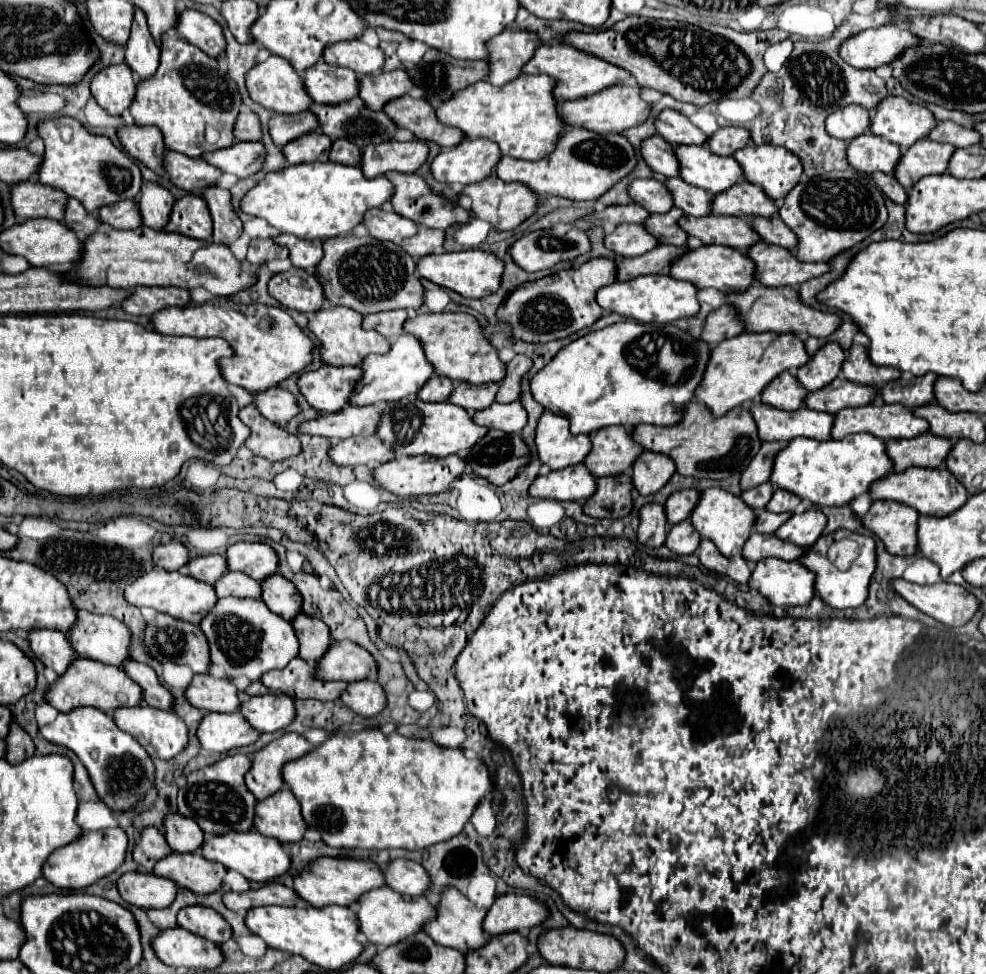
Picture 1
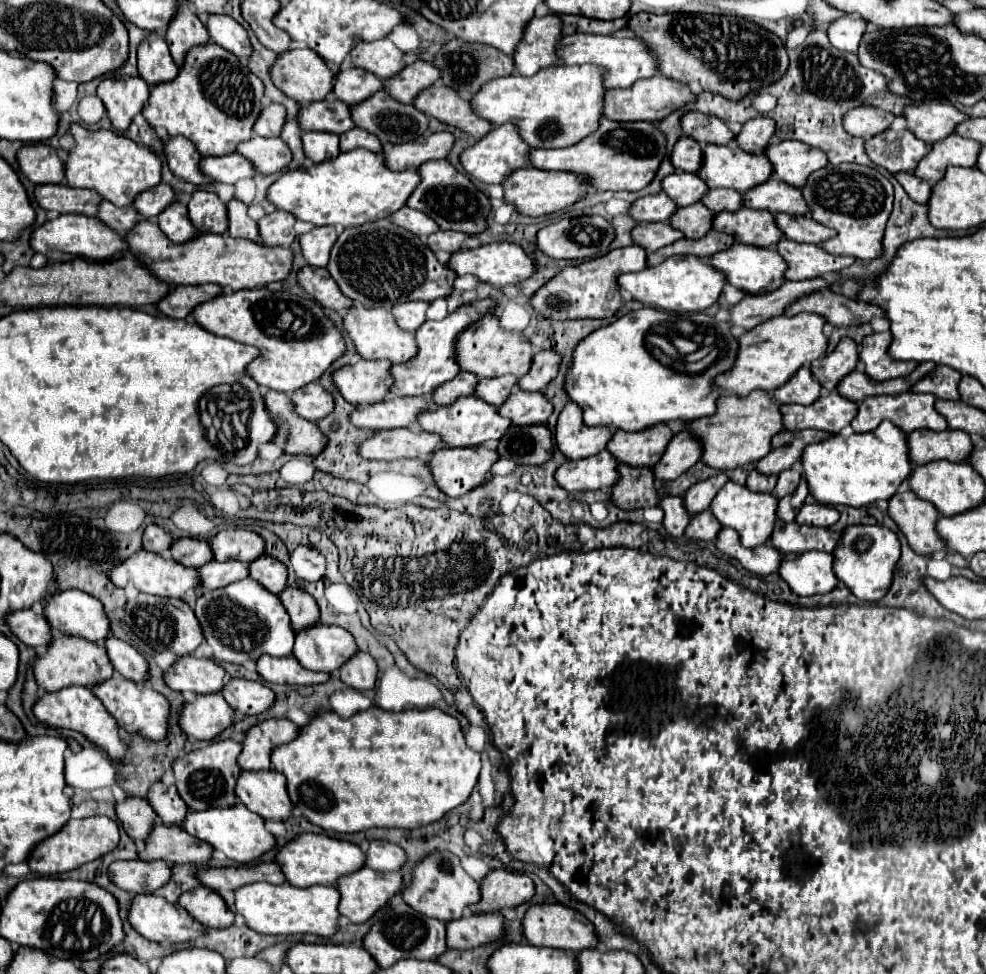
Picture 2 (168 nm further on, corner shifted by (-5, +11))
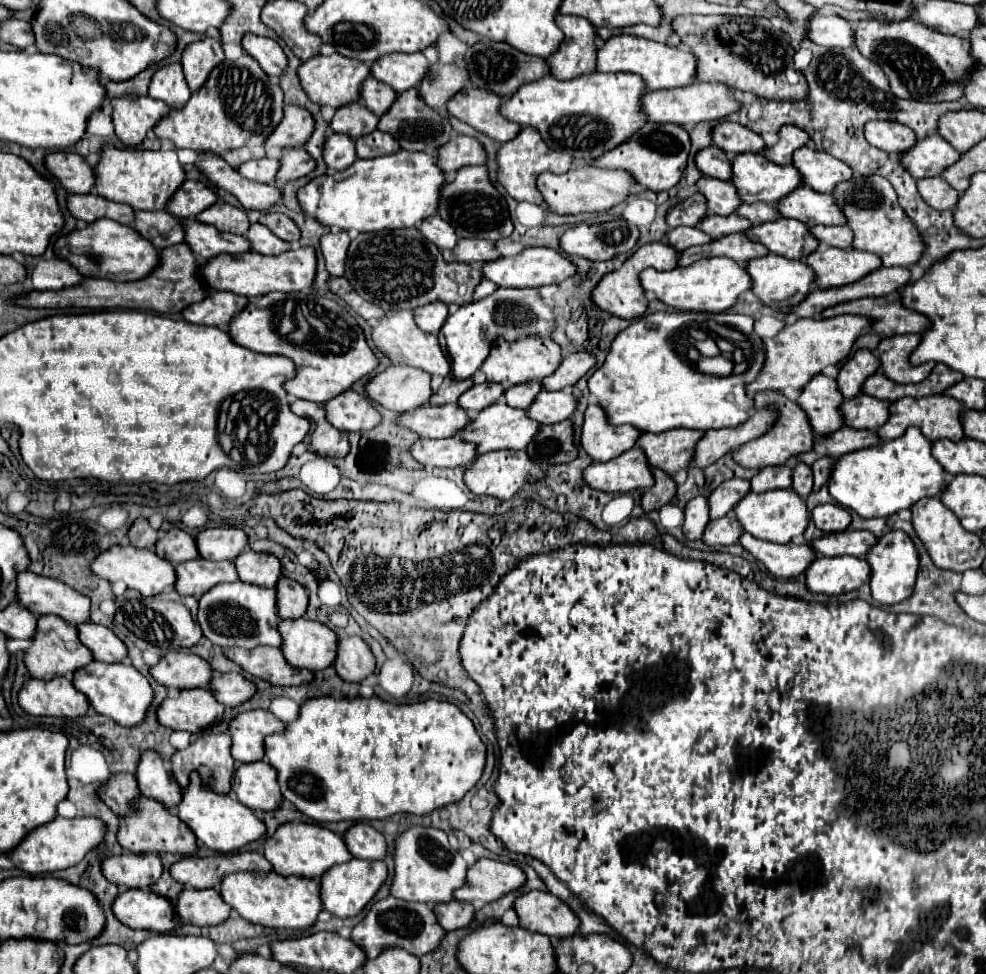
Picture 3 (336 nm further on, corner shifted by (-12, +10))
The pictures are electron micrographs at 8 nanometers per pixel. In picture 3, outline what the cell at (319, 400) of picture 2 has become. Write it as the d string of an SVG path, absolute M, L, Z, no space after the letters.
M346 391L338 395L336 399L328 401L324 409L326 409L328 421L336 429L342 429L344 433L370 431L378 427L382 421L382 415L378 413L378 409L372 407L368 397L356 391Z

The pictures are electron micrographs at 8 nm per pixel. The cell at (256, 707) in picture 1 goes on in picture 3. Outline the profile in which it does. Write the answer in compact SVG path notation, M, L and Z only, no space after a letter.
M214 673L208 687L224 707L238 707L256 693L254 683L244 679L242 673Z

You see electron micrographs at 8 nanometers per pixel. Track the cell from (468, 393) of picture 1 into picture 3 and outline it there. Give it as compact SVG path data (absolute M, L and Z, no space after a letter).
M528 381L528 383L522 383L522 385L510 387L510 389L504 393L504 401L506 401L510 407L528 409L540 391L542 391L542 383L540 383L540 381Z

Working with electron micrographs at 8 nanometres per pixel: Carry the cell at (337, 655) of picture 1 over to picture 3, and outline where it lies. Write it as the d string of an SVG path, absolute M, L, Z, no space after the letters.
M304 617L282 619L278 629L284 641L284 659L292 667L320 671L334 663L338 641L336 633L324 623L316 623Z

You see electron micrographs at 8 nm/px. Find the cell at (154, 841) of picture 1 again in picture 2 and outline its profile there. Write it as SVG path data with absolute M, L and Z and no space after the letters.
M127 796L127 800L123 804L117 802L117 818L121 820L125 832L139 844L145 842L145 838L149 836L149 832L153 832L155 826L155 818L157 814L153 814L153 808L149 806L147 800L141 800L137 796Z

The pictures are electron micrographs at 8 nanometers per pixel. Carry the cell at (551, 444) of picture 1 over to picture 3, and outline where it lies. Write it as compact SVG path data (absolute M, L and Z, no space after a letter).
M590 403L584 415L580 441L592 459L608 461L632 449L640 435L640 429L632 429L632 425L610 425L604 409L600 409L598 403Z

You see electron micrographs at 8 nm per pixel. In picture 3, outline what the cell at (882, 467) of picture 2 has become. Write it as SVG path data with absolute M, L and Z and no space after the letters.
M908 427L904 437L886 441L878 447L860 449L840 457L830 477L830 495L864 519L888 517L910 509L924 497L938 497L948 485L948 475L932 457L932 443L916 427Z

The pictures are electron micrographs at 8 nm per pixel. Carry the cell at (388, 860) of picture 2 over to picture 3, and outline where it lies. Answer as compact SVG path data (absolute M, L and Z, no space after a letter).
M360 821L352 825L344 833L344 841L348 845L348 853L352 853L356 859L384 859L386 857L386 841L384 835L378 833L372 825L366 821Z

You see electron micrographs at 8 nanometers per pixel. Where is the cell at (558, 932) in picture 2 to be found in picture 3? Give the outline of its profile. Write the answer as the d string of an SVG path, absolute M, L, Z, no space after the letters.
M526 891L514 901L520 927L536 933L544 933L552 939L570 937L578 931L578 917L558 897L548 891Z

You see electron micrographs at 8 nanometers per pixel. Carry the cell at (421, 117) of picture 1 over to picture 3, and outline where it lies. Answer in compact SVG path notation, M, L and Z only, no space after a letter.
M466 87L460 93L456 93L448 101L448 111L456 119L472 125L480 133L492 137L498 143L506 143L516 133L520 133L520 125L508 121L500 113L502 99L496 97L496 93L488 93L486 89Z

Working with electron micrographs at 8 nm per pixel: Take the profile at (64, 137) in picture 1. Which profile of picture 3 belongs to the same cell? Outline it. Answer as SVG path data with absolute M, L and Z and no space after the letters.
M106 145L100 155L100 163L96 167L96 193L110 201L126 203L136 211L166 209L168 201L184 181L186 173L174 149L138 151L138 149L116 149L112 145Z

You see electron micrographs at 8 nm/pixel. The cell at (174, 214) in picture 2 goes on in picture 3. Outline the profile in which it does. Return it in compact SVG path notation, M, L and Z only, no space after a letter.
M184 219L184 231L186 231L186 243L196 253L200 263L208 263L212 257L218 257L222 253L226 255L240 255L246 251L252 251L252 245L242 235L222 233L212 225L204 225L192 219Z

